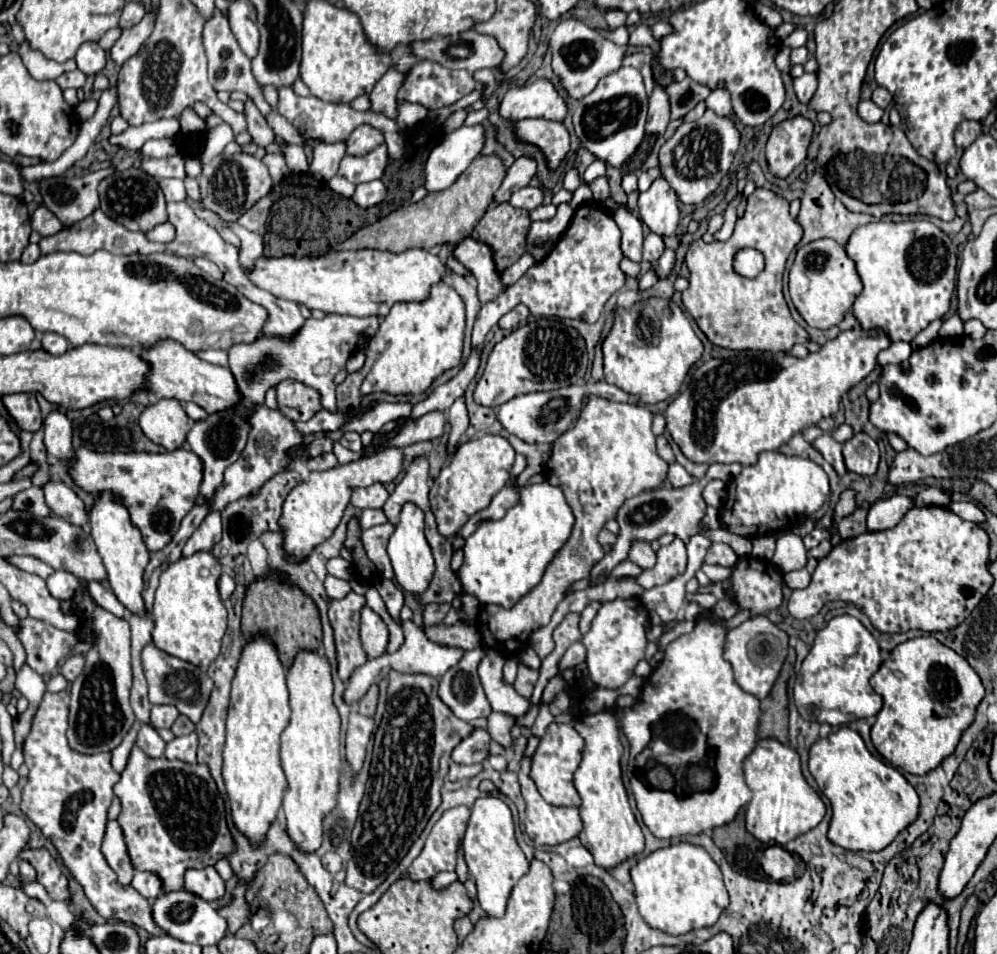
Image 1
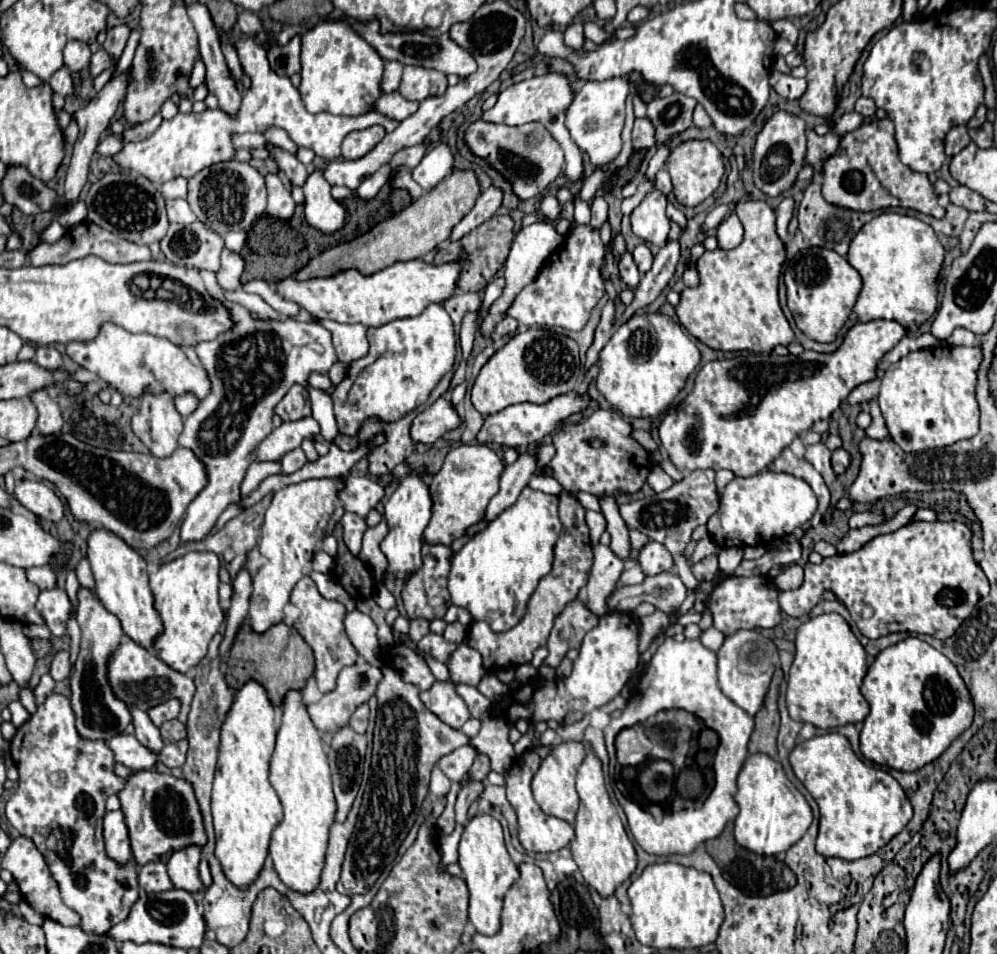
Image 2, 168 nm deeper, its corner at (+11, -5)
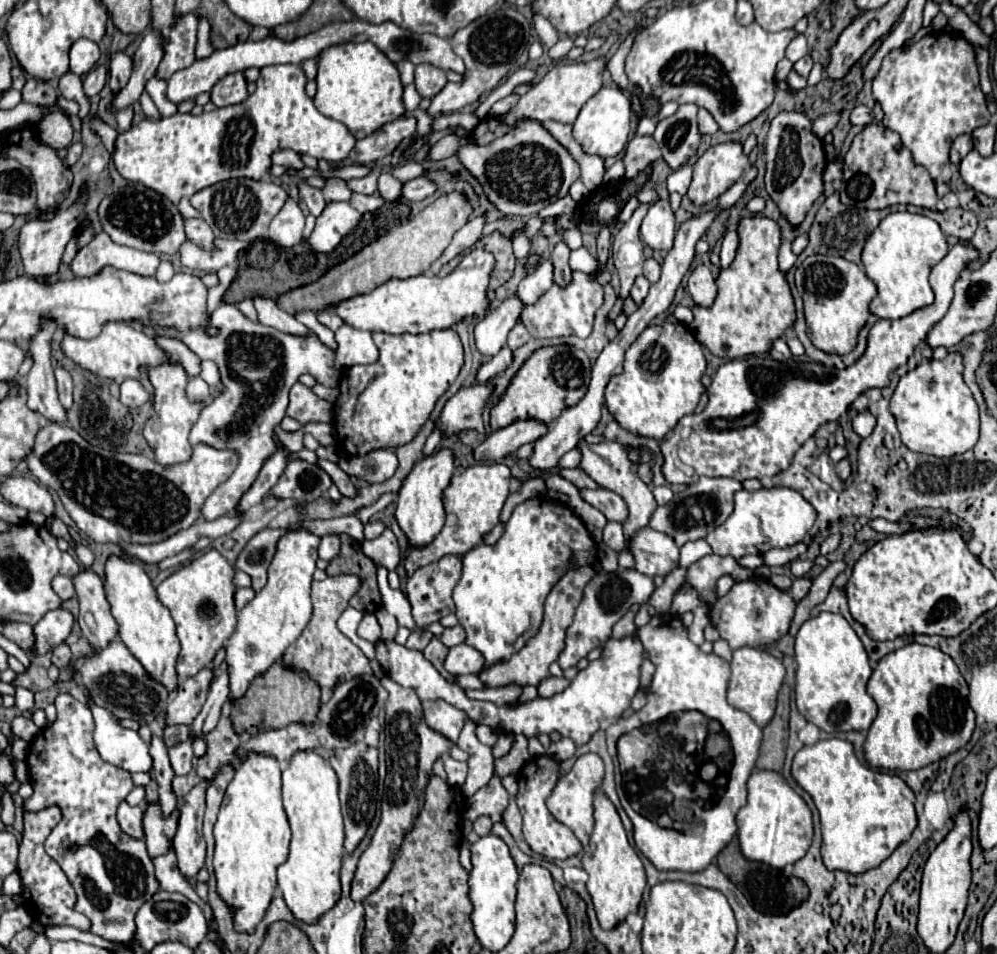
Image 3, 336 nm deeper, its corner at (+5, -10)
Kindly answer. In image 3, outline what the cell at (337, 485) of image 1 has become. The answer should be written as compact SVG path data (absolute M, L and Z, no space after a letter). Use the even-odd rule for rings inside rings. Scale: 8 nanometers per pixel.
M307 530L287 532L279 544L277 554L269 566L269 580L263 590L237 614L237 630L229 638L227 650L227 672L229 672L229 700L239 700L245 696L253 678L263 676L275 662L281 660L283 652L291 642L295 642L311 620L311 582L317 562L319 536Z

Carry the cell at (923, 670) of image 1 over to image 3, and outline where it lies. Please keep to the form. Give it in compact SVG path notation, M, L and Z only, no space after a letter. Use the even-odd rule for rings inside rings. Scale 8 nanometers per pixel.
M913 642L895 652L889 652L879 660L877 668L873 670L867 682L867 692L879 706L879 714L873 720L865 740L865 758L873 768L919 770L963 748L973 734L975 714L967 704L967 694L969 694L967 682L963 680L951 656L943 654L939 648L921 646Z

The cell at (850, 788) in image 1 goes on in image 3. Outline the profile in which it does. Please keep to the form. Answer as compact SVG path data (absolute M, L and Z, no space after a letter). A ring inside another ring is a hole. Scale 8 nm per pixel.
M841 738L819 740L817 744L803 746L791 766L791 776L795 782L813 798L819 816L821 816L822 846L821 857L827 870L843 870L849 874L863 874L871 868L877 868L893 850L911 838L917 816L915 816L915 794L913 790L895 774L877 772L861 764L853 752L853 744Z

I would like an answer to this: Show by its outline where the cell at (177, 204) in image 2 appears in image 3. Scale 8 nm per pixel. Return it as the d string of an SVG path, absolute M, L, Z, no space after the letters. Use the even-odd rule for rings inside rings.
M203 218L195 220L185 220L185 232L191 242L195 242L203 250L213 250L215 248L215 234L211 226Z

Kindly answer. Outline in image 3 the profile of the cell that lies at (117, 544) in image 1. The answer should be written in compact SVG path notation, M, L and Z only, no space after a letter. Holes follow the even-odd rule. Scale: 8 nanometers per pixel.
M111 556L105 566L105 592L111 604L111 614L119 626L119 638L131 650L131 654L143 664L147 674L163 684L169 692L179 688L179 678L175 672L179 656L179 638L175 634L175 622L171 612L157 600L155 588L139 562L129 558Z

